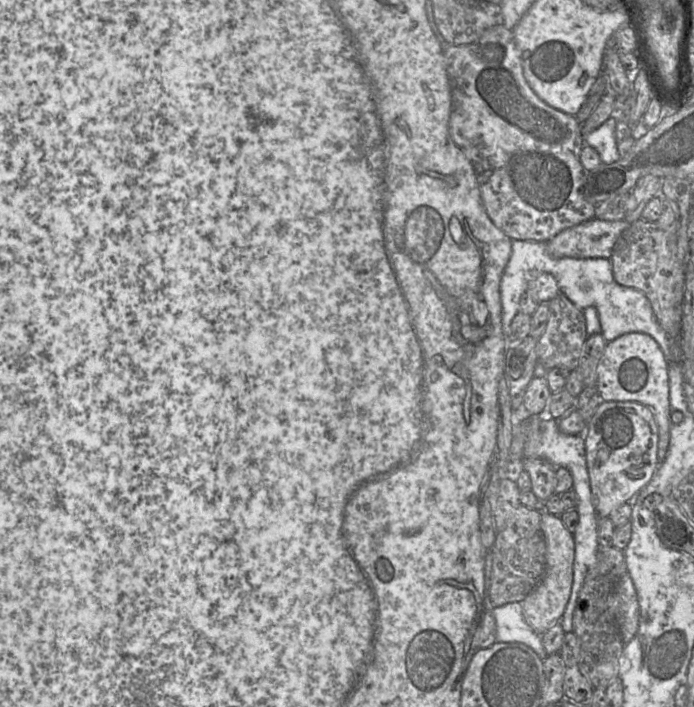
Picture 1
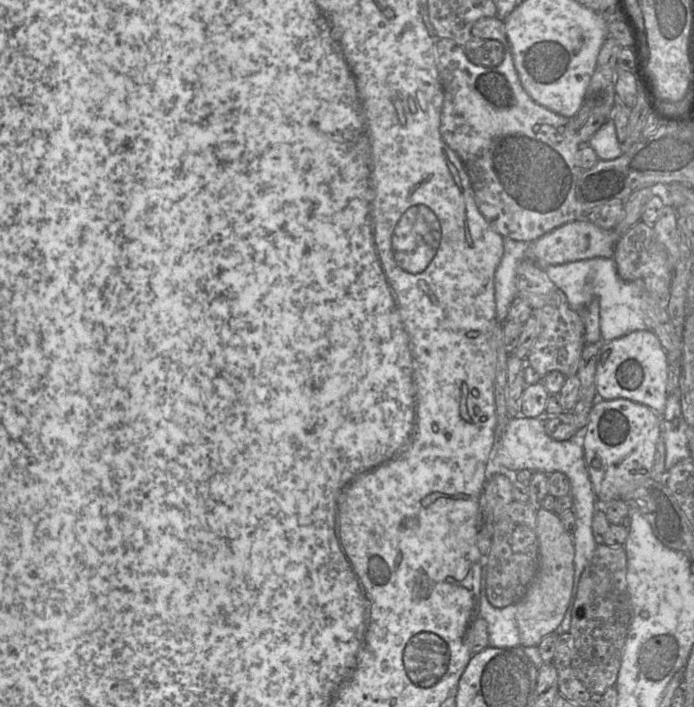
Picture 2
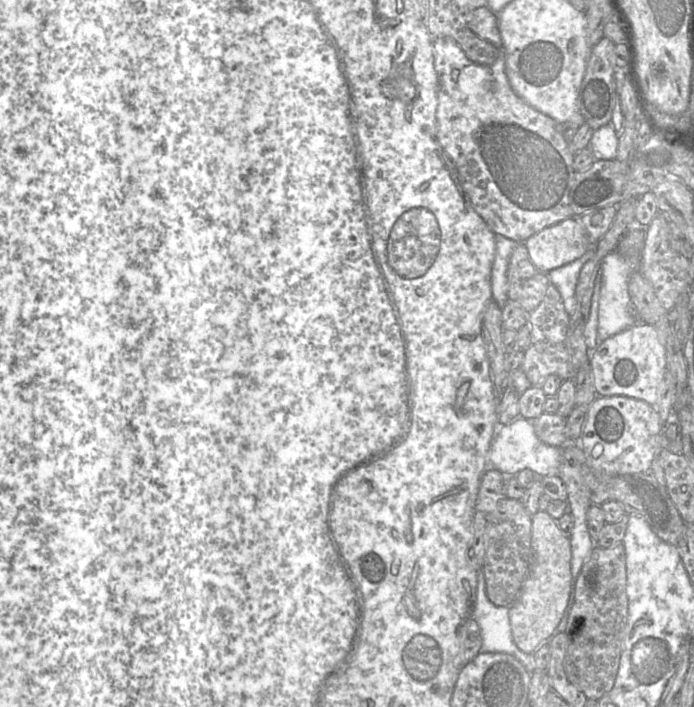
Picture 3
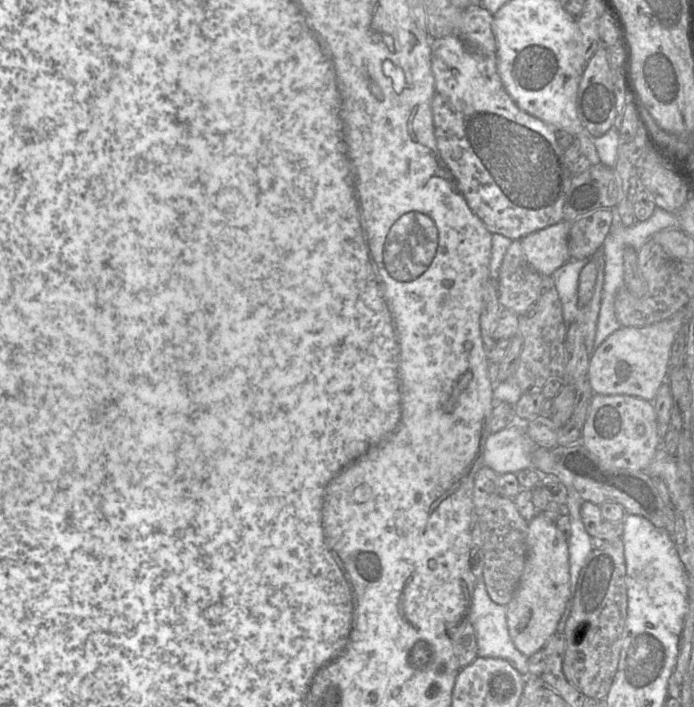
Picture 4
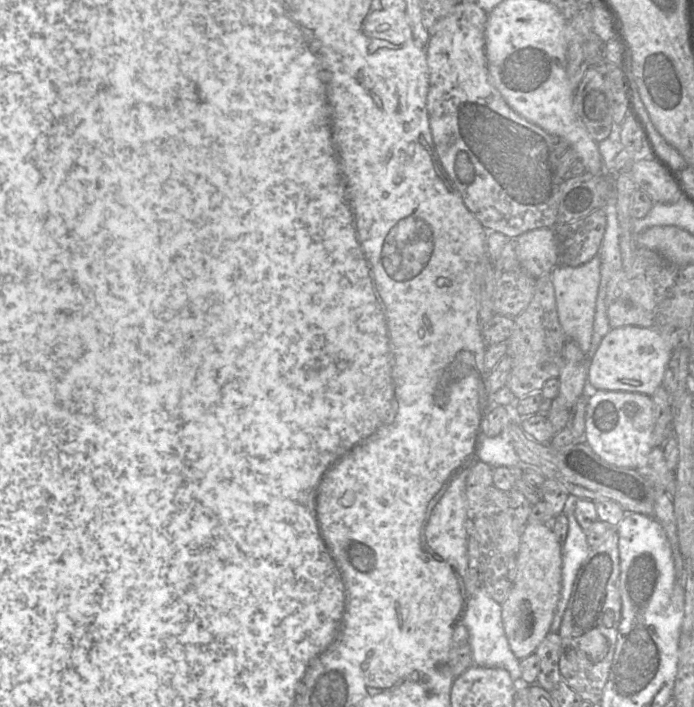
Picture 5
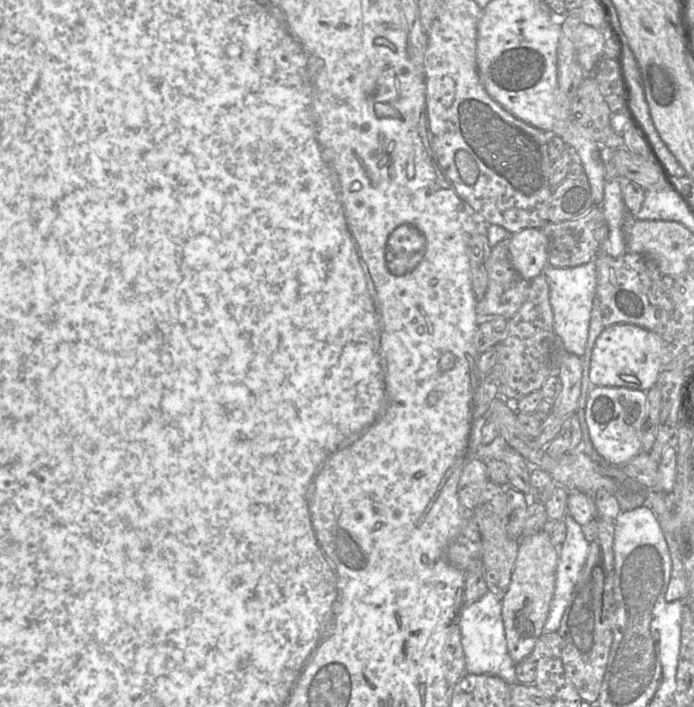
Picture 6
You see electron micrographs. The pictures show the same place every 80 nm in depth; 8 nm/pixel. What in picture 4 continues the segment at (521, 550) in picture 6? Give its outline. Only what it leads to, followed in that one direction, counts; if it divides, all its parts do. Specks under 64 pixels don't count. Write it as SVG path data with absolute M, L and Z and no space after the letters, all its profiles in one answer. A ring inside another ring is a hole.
M535 515L528 523L527 559L519 584L511 601L506 605L506 619L510 638L524 656L543 649L557 624L570 596L568 541L557 529L555 522Z

